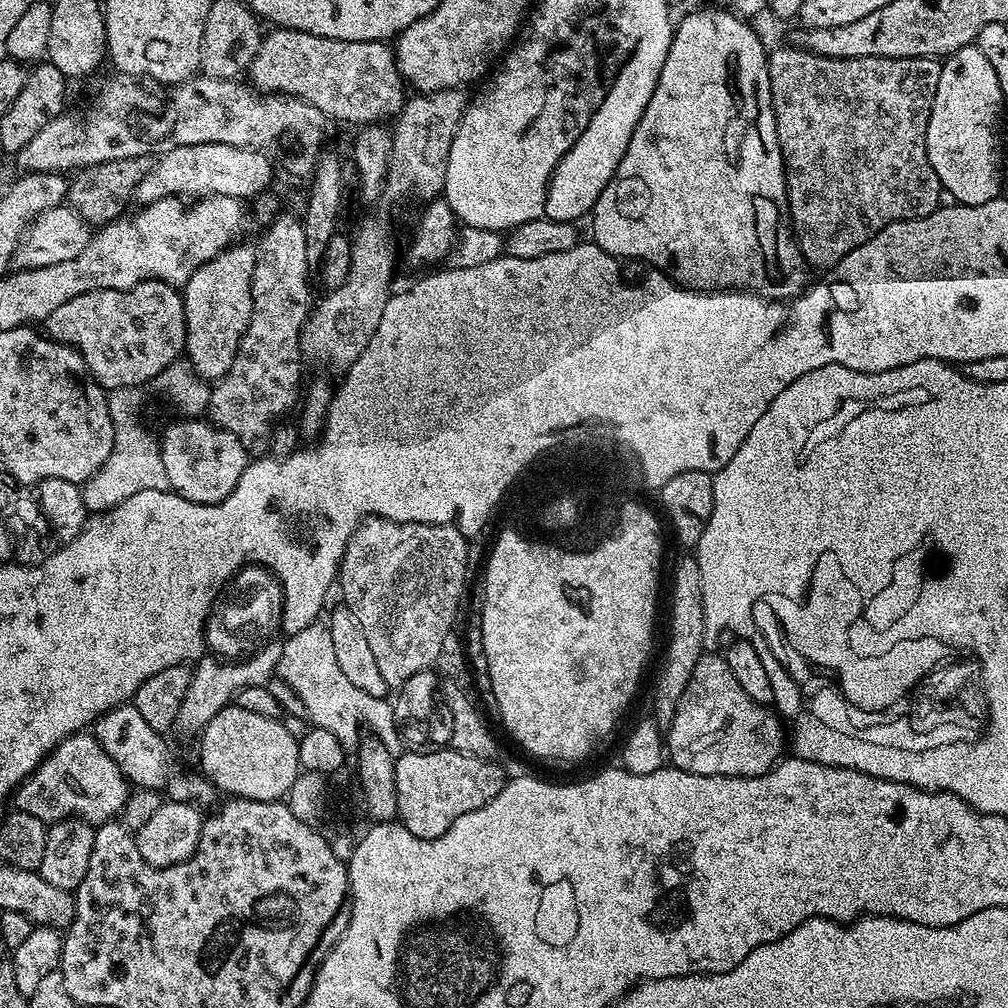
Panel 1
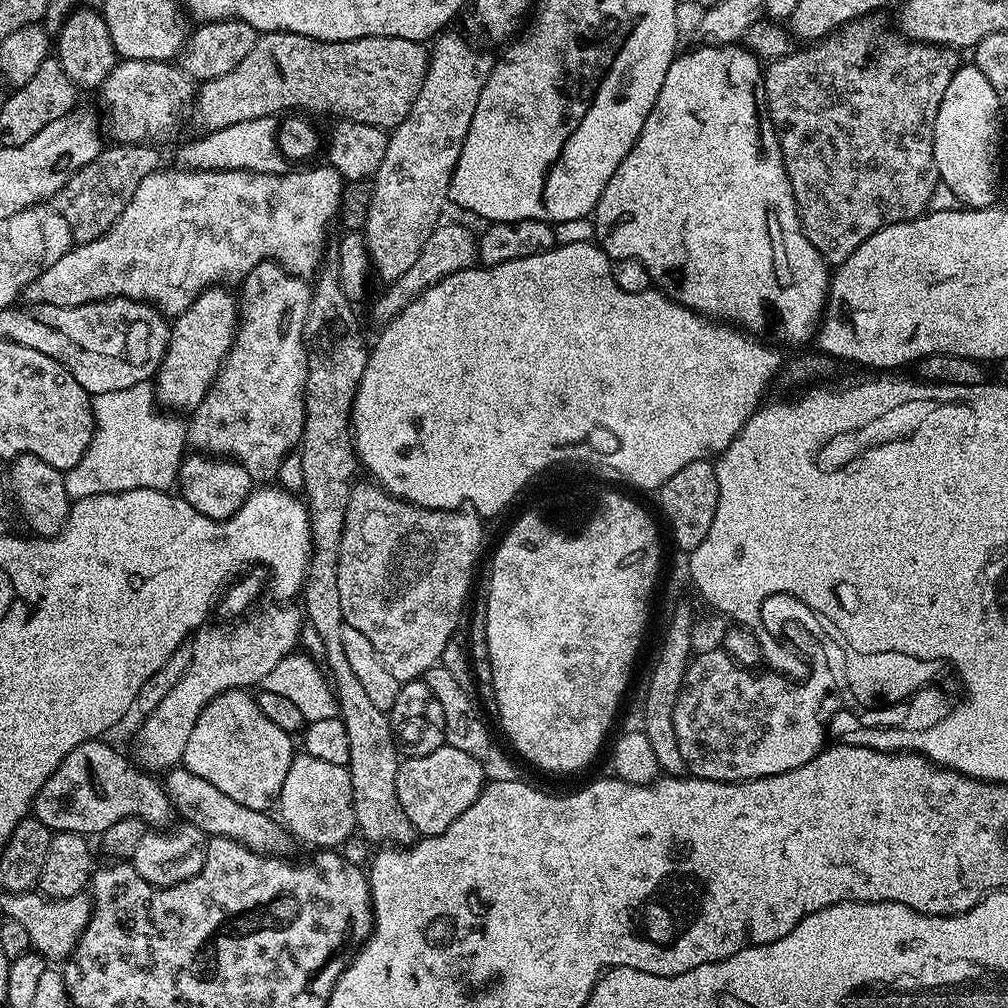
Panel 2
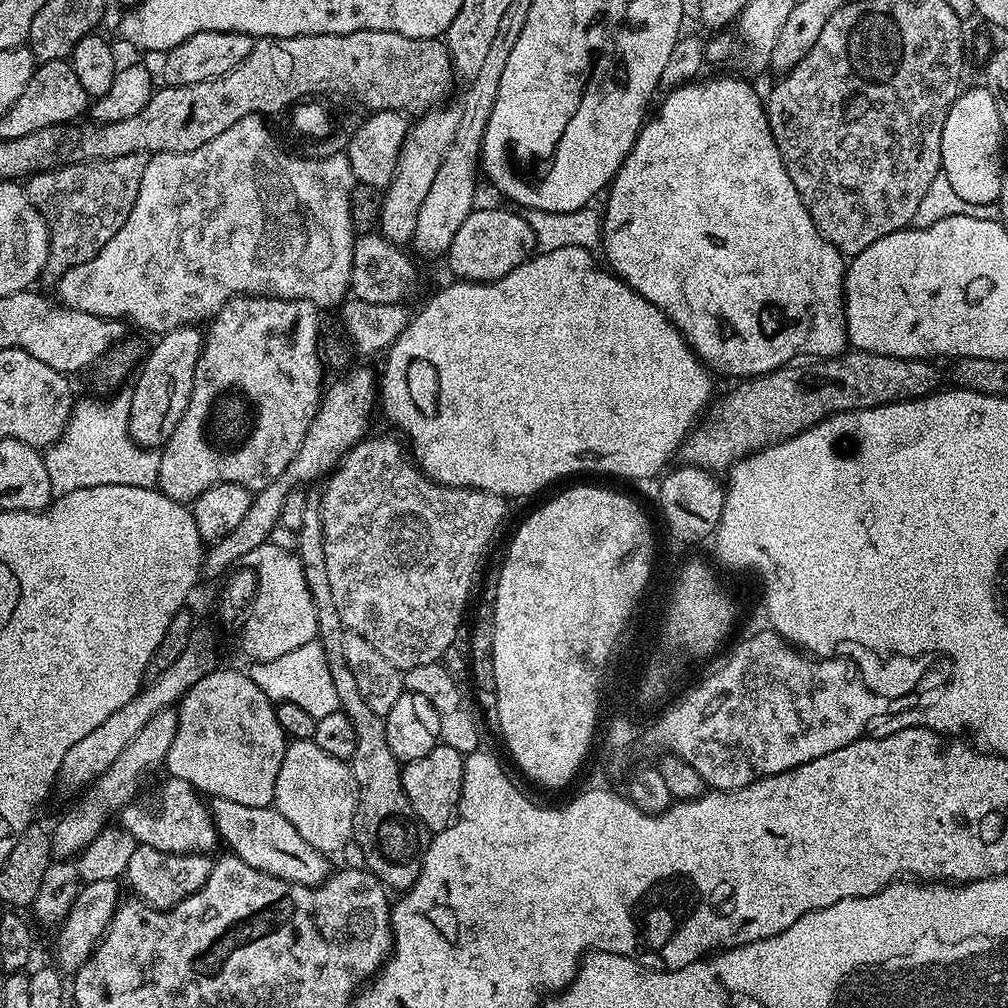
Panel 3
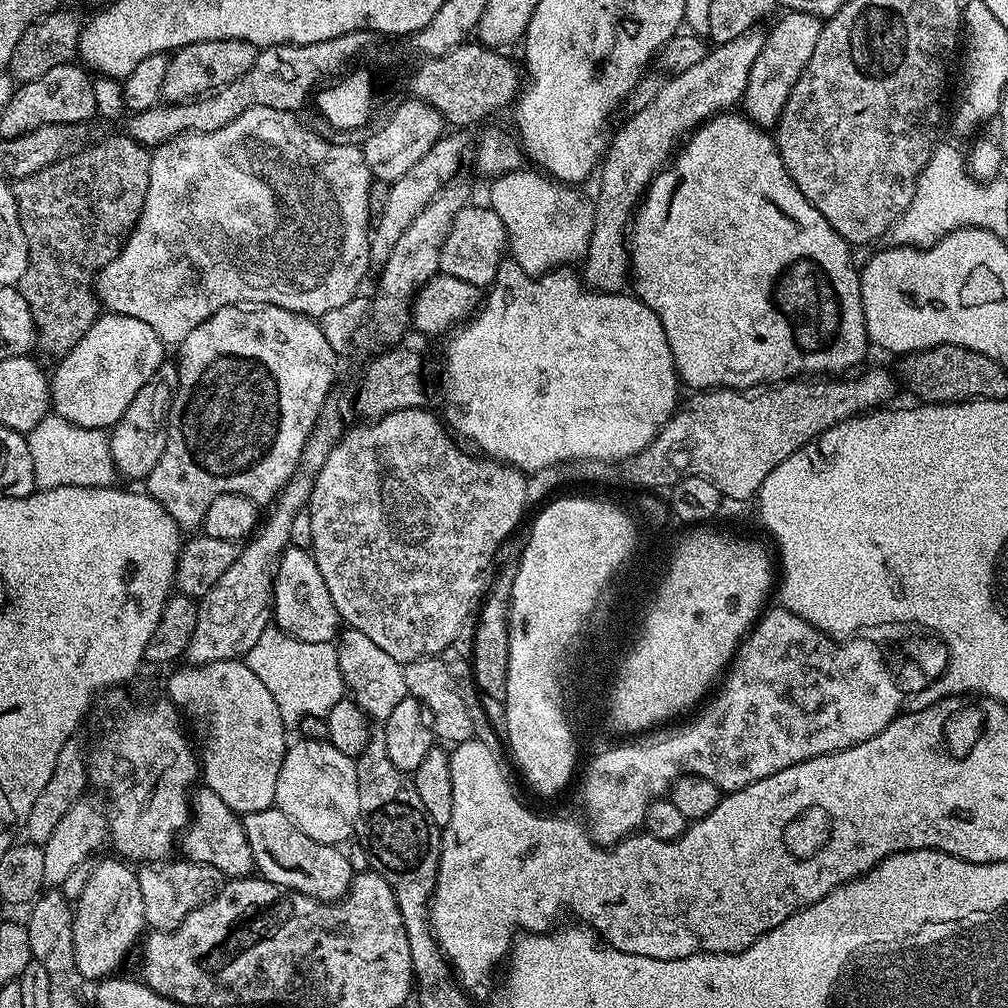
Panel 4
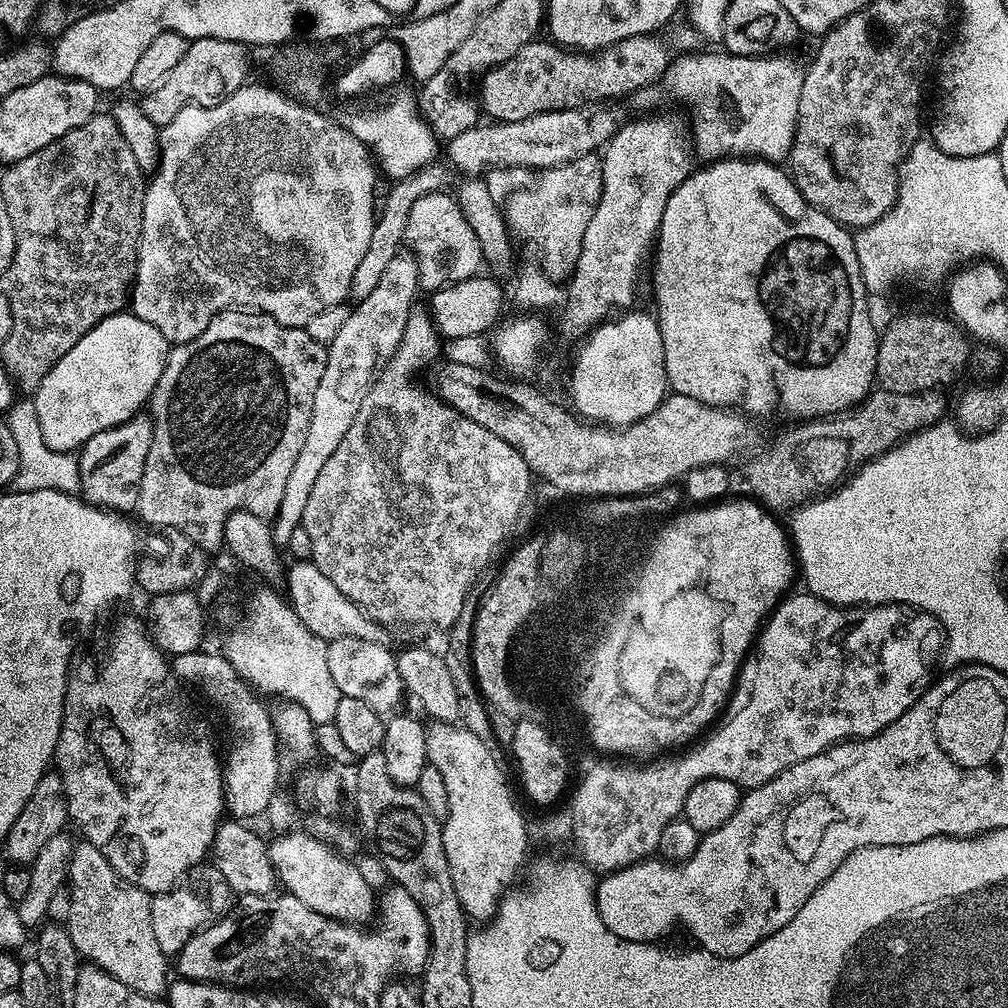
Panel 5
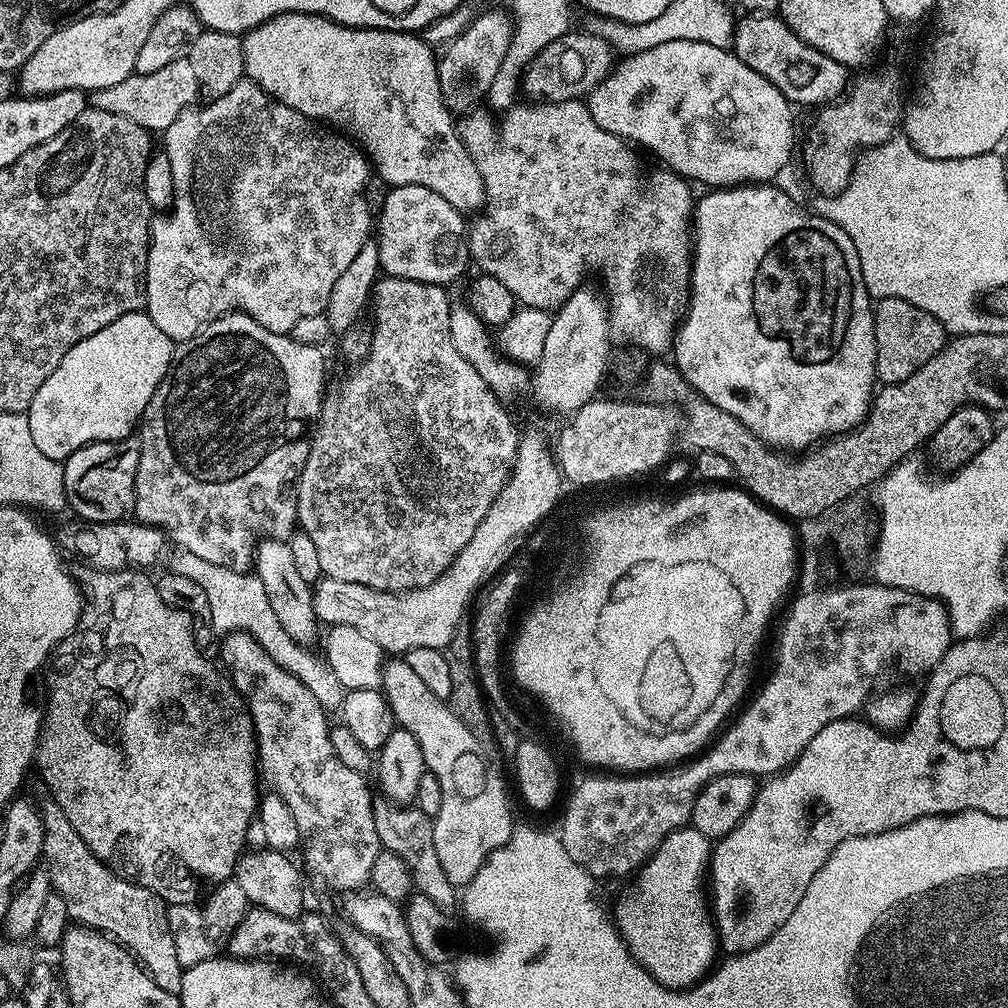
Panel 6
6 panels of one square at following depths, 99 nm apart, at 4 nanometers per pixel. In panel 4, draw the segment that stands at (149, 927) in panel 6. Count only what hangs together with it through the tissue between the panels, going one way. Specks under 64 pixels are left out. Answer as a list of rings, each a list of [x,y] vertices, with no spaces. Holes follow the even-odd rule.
[[[115,859],[104,860],[92,868],[82,894],[74,902],[74,962],[88,982],[99,982],[113,975],[146,932],[142,886],[138,886],[136,872],[128,869],[131,867],[123,859]]]

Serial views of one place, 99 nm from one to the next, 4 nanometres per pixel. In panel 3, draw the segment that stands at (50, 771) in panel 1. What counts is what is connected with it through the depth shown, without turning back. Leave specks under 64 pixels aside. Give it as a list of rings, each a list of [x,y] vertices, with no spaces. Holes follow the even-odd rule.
[[[168,776],[156,796],[156,809],[133,802],[118,813],[118,824],[136,839],[137,845],[145,844],[166,854],[212,854],[221,836],[216,832],[212,814],[205,797],[190,782]]]

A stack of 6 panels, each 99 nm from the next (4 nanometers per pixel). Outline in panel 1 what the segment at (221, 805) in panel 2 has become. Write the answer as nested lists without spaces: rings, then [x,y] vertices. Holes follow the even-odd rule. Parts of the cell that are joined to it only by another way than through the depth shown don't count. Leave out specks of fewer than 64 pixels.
[[[135,703],[119,704],[101,716],[94,725],[94,735],[102,750],[114,758],[129,785],[149,788],[163,794],[173,804],[192,804],[201,810],[211,809],[217,803],[217,788],[199,771],[187,772],[182,765],[176,764],[171,746],[164,741],[165,737],[150,730],[146,718],[138,714]]]

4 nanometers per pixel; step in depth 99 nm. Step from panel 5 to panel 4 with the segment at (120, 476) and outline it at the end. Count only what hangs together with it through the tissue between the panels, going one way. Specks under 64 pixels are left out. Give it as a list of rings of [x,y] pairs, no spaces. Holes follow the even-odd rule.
[[[165,362],[156,371],[155,378],[146,382],[138,394],[134,394],[134,402],[126,406],[126,414],[110,429],[108,441],[110,454],[117,473],[128,480],[143,481],[154,470],[162,450],[166,450],[166,434],[168,433],[168,411],[172,405],[172,394],[176,390],[178,374],[175,363]]]

